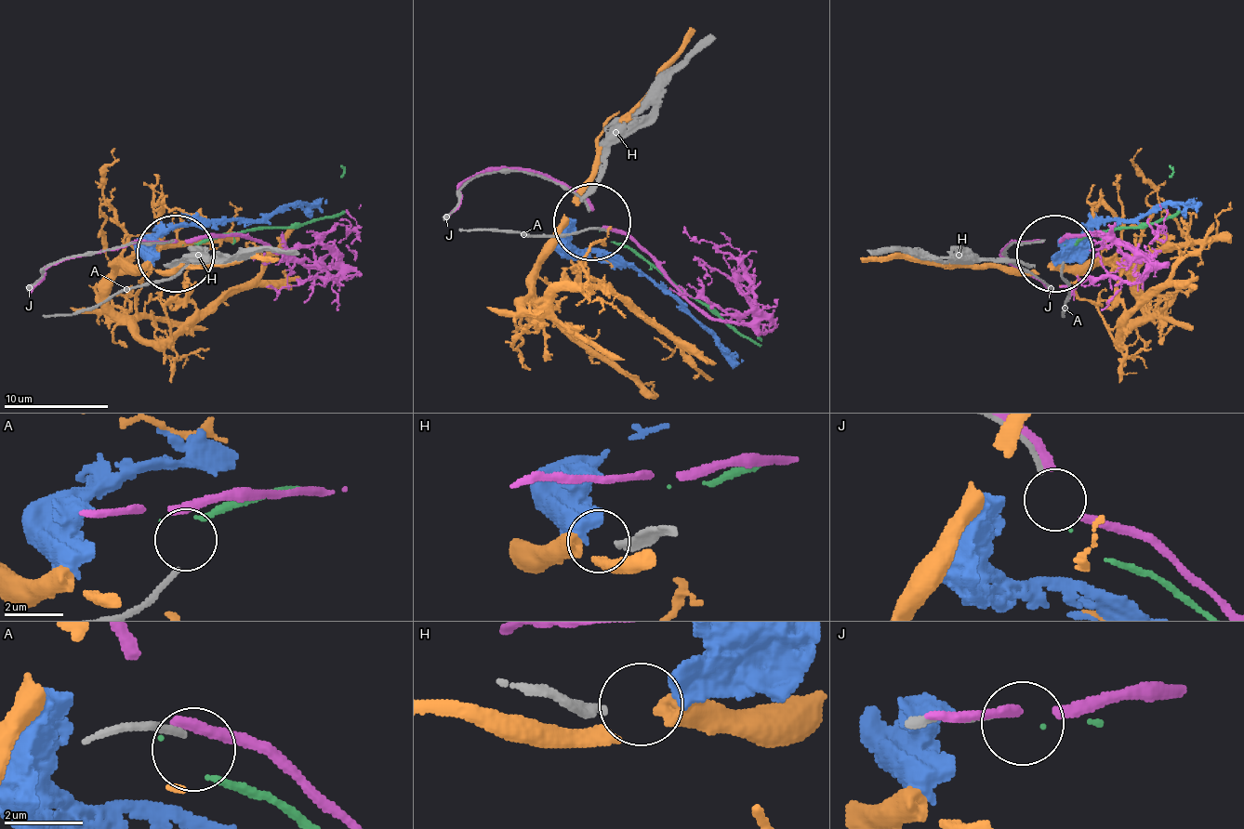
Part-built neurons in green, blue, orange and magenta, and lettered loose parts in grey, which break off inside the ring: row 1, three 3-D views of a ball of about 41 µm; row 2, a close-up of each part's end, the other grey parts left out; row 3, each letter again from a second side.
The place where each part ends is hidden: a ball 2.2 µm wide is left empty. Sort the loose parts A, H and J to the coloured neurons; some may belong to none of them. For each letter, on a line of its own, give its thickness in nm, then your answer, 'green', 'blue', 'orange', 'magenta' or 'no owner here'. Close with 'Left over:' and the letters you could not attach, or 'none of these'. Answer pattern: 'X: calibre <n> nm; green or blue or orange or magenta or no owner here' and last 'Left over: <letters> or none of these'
A: calibre 190 nm; no owner here
H: calibre 200 nm; blue
J: calibre 180 nm; green
Left over: A

